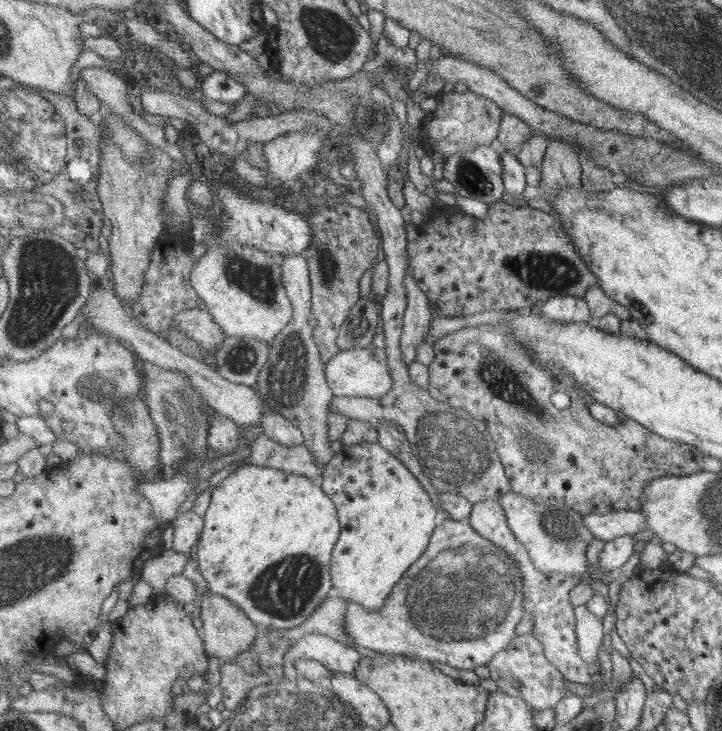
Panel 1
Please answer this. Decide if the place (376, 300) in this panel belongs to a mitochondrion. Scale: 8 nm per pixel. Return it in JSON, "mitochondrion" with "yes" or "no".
{"mitochondrion":"no"}

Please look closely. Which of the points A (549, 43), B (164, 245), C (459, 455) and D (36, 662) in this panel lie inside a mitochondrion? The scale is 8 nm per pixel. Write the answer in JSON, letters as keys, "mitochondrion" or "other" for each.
{"A":"other","B":"other","C":"mitochondrion","D":"other"}

